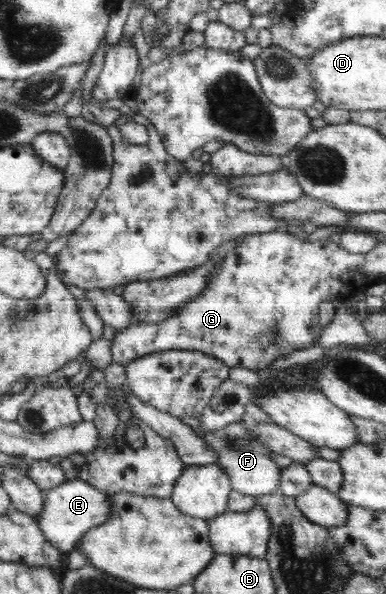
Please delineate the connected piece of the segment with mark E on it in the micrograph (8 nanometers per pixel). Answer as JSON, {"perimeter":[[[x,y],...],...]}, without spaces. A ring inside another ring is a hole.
{"perimeter":[[[76,478],[48,489],[44,493],[43,509],[34,517],[44,538],[63,553],[70,553],[89,529],[103,523],[110,516],[110,493]]]}

